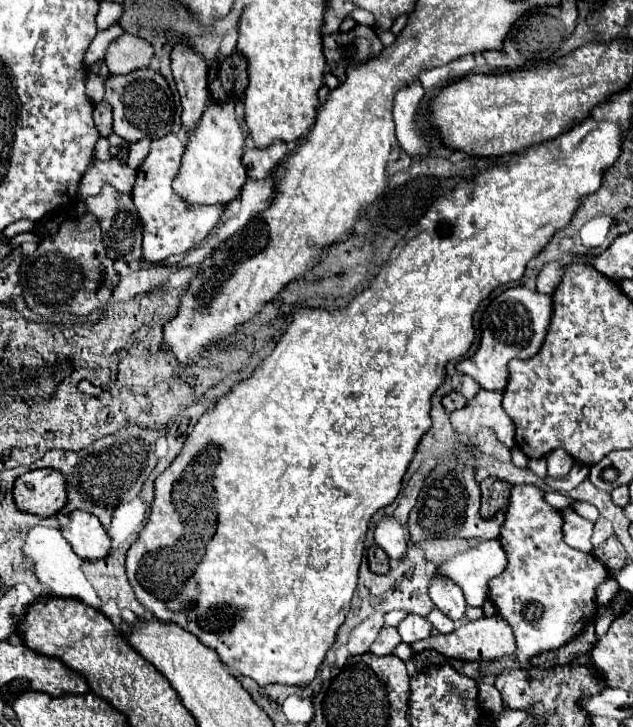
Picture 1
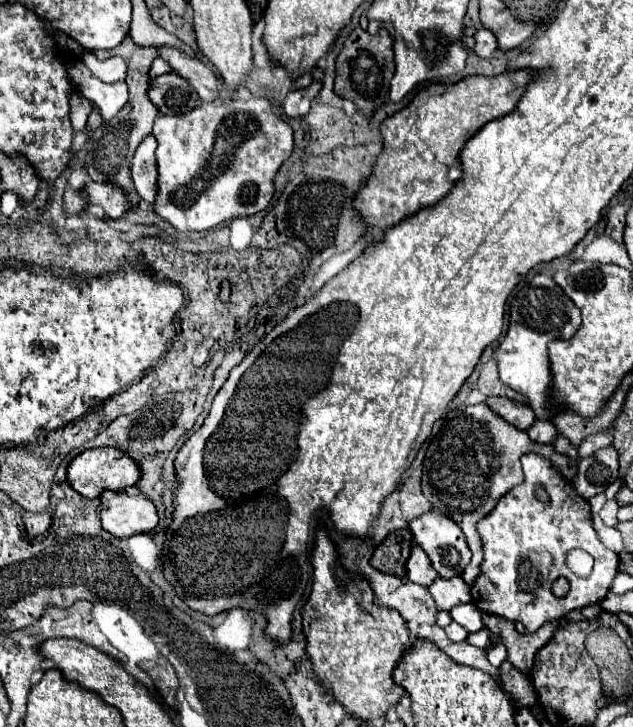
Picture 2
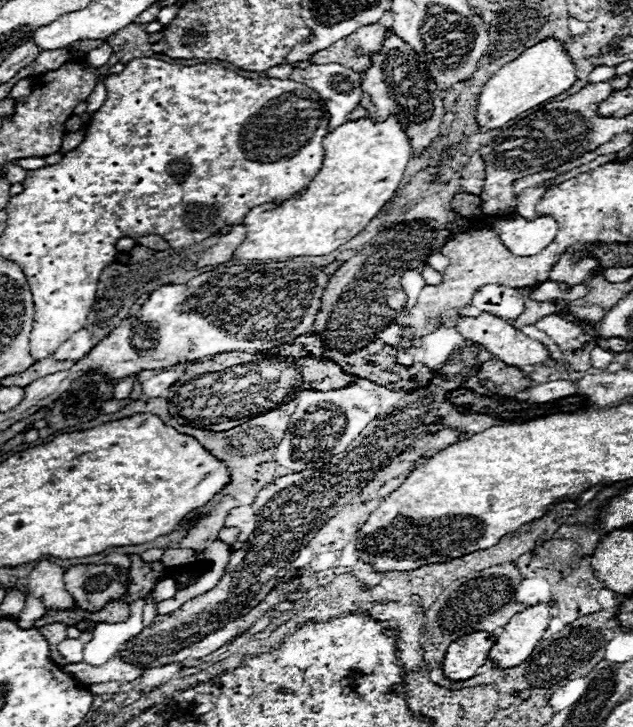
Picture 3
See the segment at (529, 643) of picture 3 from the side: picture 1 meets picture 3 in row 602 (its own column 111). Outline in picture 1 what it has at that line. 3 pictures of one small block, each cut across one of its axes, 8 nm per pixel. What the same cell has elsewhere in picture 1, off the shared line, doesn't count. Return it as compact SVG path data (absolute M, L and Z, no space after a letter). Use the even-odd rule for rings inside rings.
M74 512L70 524L62 528L62 534L82 560L102 560L110 552L112 540L94 514Z

